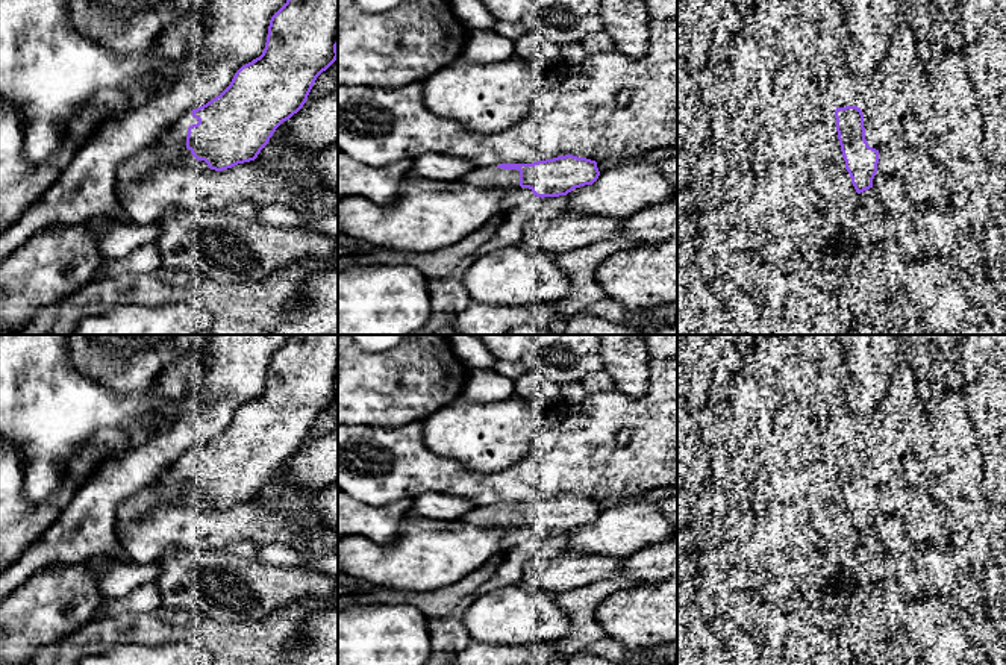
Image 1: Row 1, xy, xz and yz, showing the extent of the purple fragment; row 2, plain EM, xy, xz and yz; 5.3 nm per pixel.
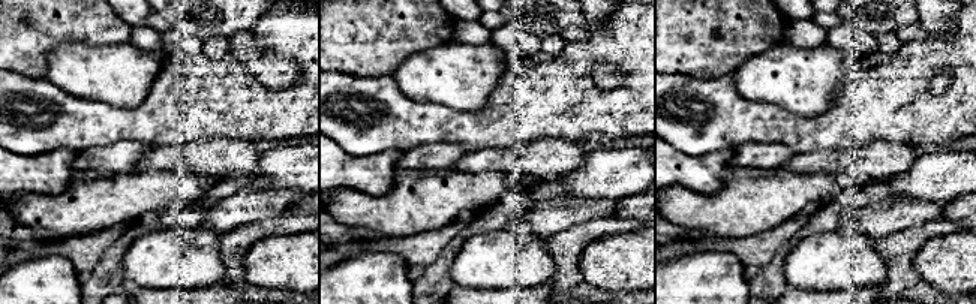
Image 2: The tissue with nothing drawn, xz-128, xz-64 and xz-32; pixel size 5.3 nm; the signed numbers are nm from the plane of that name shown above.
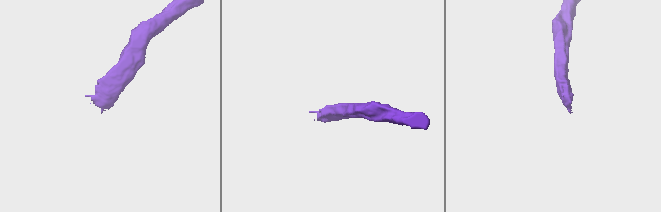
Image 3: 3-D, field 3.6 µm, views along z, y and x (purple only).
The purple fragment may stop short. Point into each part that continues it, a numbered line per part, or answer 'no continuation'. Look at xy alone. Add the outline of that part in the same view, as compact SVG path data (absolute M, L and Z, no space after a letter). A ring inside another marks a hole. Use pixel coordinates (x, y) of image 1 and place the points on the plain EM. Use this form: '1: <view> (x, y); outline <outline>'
1: xy (173, 479); outline M188 451L179 461L176 461L168 470L165 470L156 479L156 482L165 491L191 492L191 489L186 488L188 467L197 462L198 459L192 456L192 451Z

